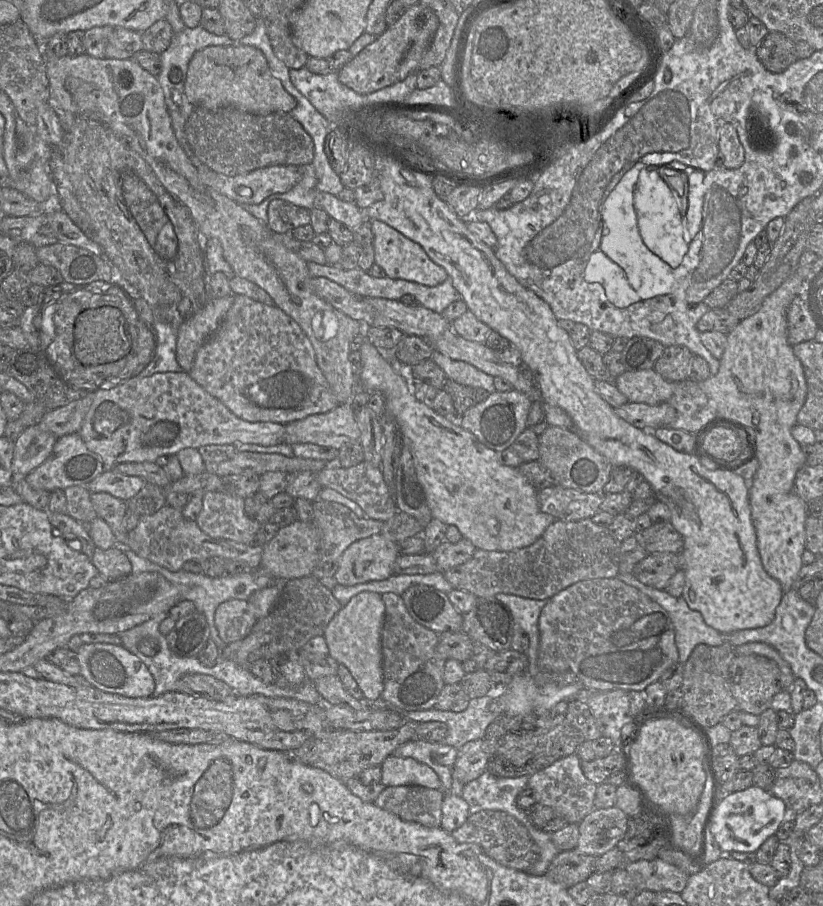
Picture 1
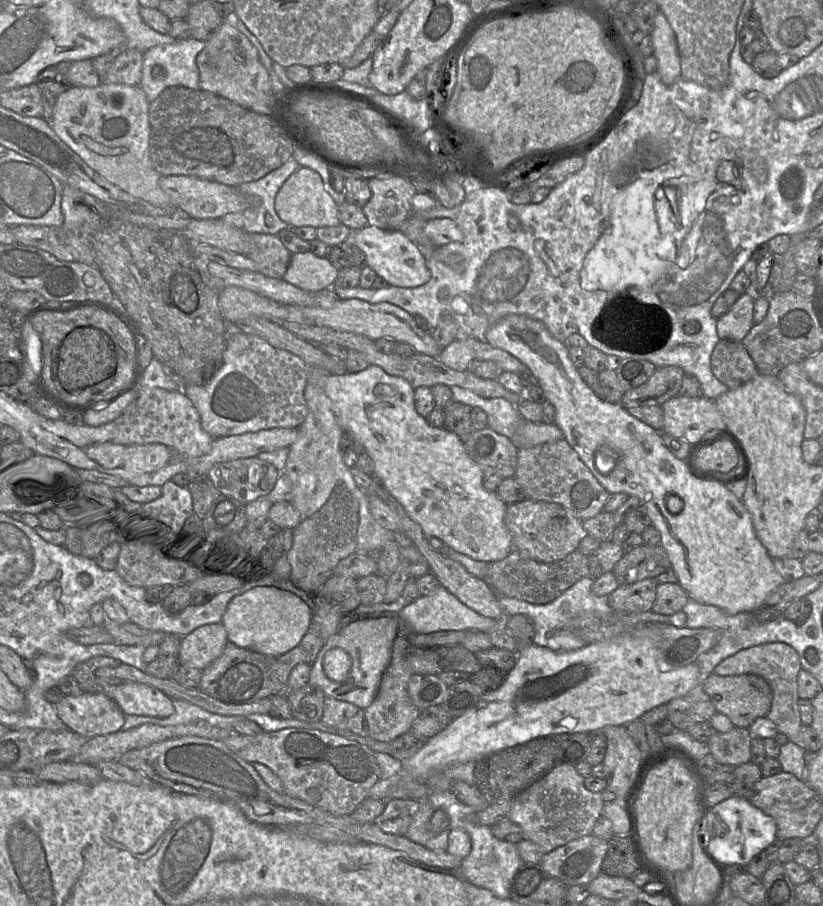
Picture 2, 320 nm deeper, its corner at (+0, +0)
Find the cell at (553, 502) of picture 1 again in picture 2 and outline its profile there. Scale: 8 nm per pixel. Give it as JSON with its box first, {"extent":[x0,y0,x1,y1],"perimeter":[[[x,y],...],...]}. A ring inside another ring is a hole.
{"extent":[504,499,588,563],"perimeter":[[[524,499],[508,504],[504,522],[513,539],[513,549],[522,555],[542,562],[553,563],[578,550],[581,540],[588,535],[583,521],[560,504]]]}

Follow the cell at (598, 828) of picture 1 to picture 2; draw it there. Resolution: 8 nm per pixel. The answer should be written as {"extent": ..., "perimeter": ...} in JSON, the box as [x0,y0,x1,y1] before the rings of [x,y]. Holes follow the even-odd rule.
{"extent":[540,834,608,887],"perimeter":[[[590,834],[544,854],[540,865],[567,887],[588,885],[601,873],[607,850],[608,840]]]}

